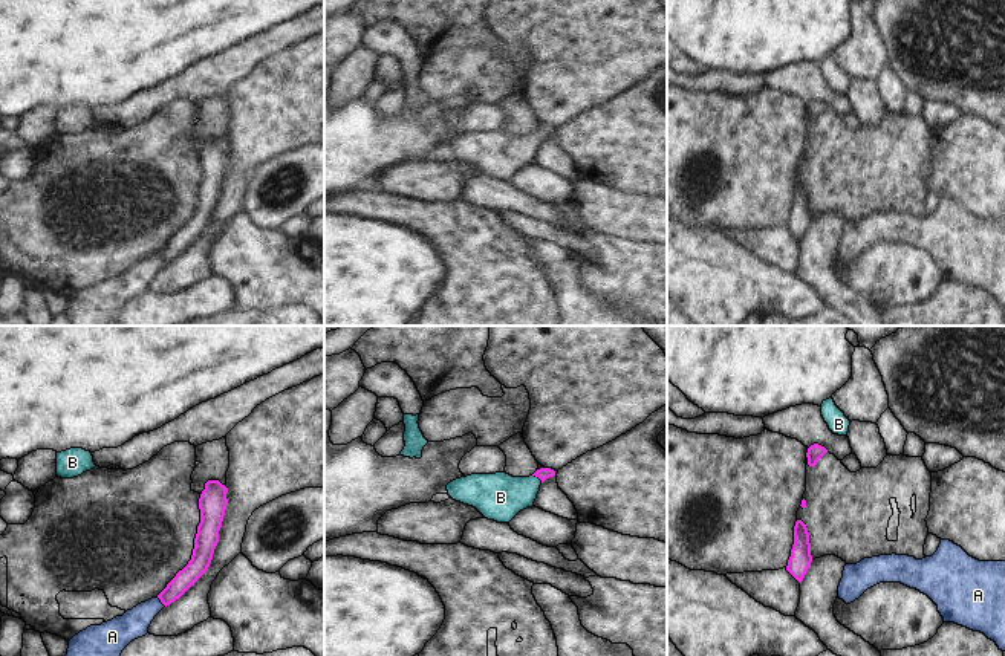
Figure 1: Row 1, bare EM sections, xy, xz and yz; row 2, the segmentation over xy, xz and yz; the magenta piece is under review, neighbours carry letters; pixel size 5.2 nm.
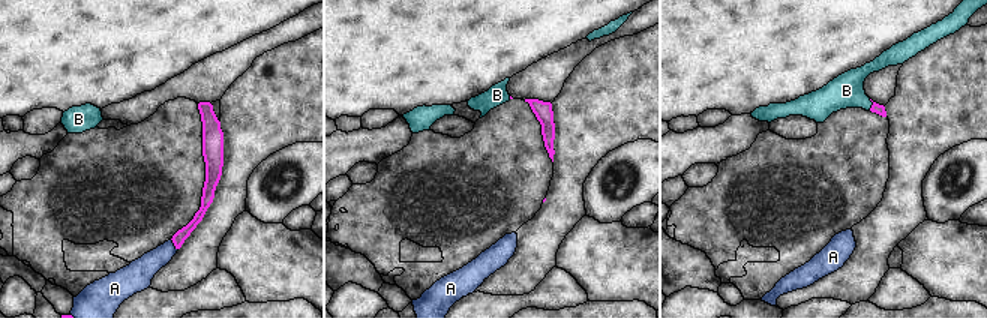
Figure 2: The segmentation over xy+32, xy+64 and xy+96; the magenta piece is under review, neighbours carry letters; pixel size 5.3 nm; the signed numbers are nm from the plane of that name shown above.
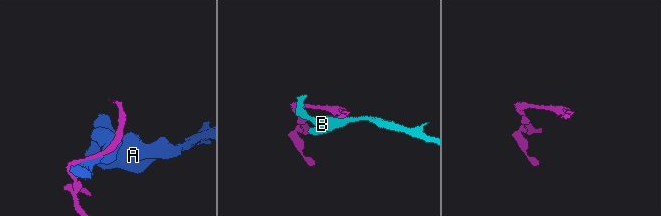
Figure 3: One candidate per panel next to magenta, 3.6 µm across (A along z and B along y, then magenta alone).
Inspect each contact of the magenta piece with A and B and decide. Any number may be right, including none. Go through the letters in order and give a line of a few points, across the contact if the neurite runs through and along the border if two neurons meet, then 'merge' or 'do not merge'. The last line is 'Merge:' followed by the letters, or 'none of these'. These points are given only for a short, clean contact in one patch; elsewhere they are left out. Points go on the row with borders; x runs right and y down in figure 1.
A: do not merge
B: line xz (543, 473), (537, 476), (520, 493), (500, 497); merge
Merge: B

